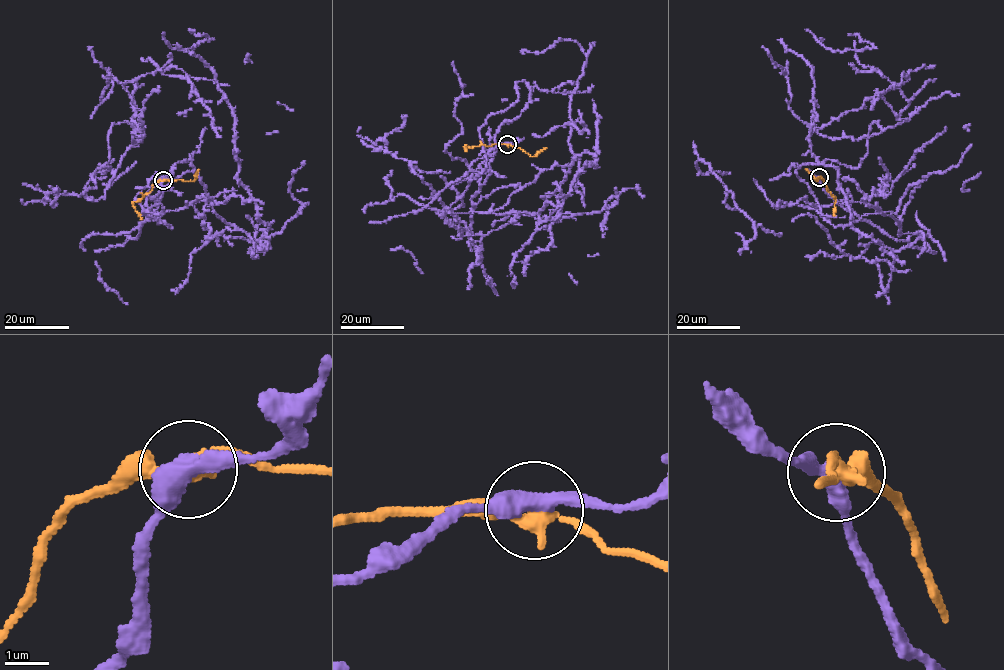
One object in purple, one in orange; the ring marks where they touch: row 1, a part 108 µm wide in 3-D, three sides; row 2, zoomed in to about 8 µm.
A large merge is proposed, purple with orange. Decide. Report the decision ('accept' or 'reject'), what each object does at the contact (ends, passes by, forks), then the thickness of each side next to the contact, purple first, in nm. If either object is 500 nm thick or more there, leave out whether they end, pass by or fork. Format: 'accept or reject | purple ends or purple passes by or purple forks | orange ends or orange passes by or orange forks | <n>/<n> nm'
reject | purple passes by | orange passes by | 400/280 nm

